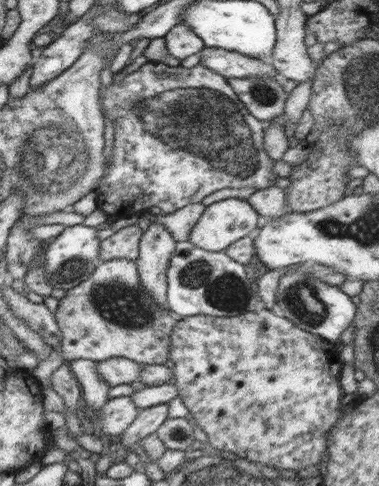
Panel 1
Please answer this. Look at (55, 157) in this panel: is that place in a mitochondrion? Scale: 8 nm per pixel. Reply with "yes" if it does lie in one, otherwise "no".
yes

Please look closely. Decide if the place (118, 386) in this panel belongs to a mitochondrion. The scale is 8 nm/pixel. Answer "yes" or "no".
no

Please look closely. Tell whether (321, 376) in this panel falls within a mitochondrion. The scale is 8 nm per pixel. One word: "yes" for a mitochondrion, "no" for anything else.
no

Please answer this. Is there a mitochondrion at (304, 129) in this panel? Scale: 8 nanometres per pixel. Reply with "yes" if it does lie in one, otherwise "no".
no

